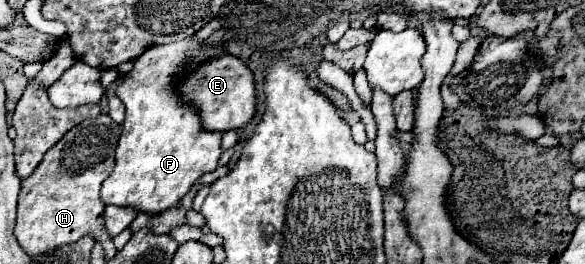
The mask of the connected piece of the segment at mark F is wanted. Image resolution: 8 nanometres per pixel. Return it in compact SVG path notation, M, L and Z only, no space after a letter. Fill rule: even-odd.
M186 38L174 44L152 46L134 62L134 68L118 86L118 98L126 106L126 118L116 146L114 172L104 180L100 190L104 204L162 214L178 208L202 174L216 170L222 154L222 134L202 130L198 114L178 98L174 86L182 70L194 68L182 64L196 64L218 54L224 54L220 44L206 46L204 40Z

